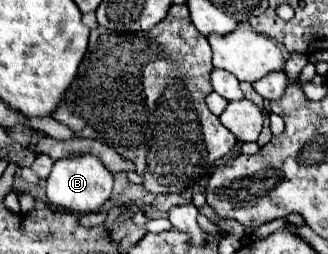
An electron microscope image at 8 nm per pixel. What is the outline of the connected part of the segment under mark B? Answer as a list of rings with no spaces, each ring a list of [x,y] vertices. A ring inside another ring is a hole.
[[[82,154],[76,158],[56,160],[52,172],[46,180],[46,200],[54,208],[64,208],[70,212],[98,212],[112,194],[112,172],[92,154]]]

